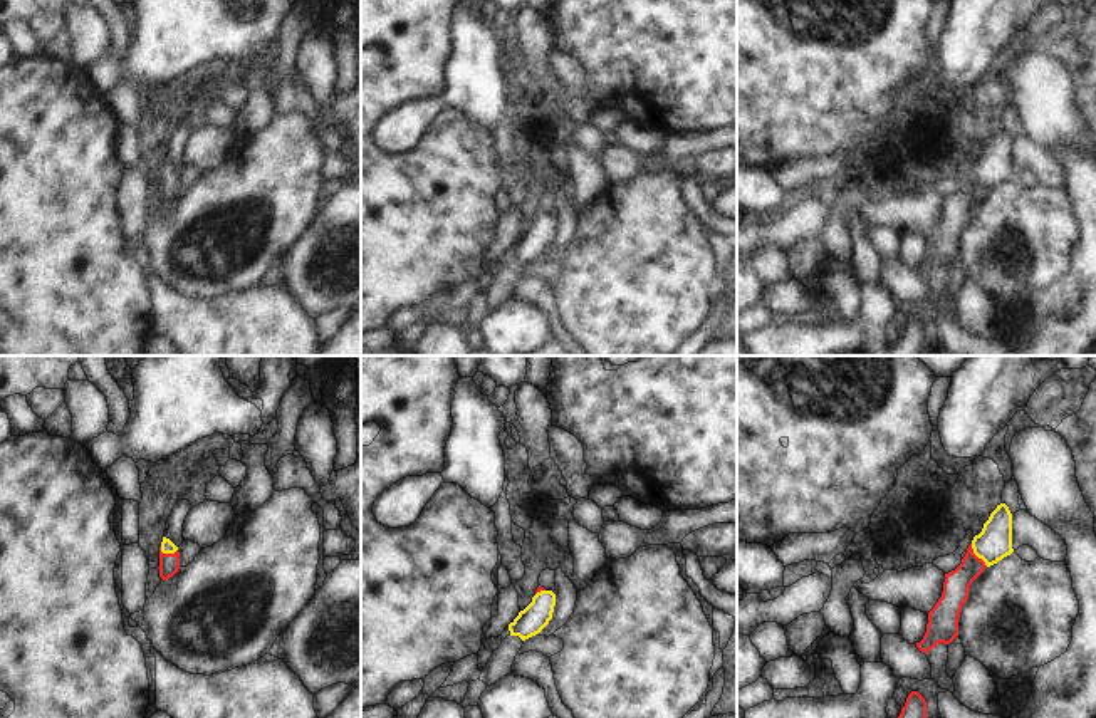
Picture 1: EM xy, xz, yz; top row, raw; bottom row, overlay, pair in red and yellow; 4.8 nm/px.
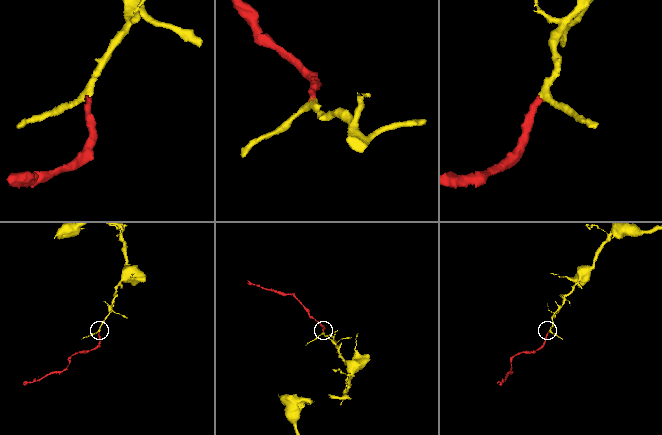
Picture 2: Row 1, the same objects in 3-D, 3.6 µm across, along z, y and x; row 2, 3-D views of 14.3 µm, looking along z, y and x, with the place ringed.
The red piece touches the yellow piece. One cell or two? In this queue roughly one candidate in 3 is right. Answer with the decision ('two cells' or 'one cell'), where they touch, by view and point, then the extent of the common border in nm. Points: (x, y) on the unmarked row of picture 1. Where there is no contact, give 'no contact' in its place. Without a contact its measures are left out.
one cell; contact yz (975, 180); length 140 nm

